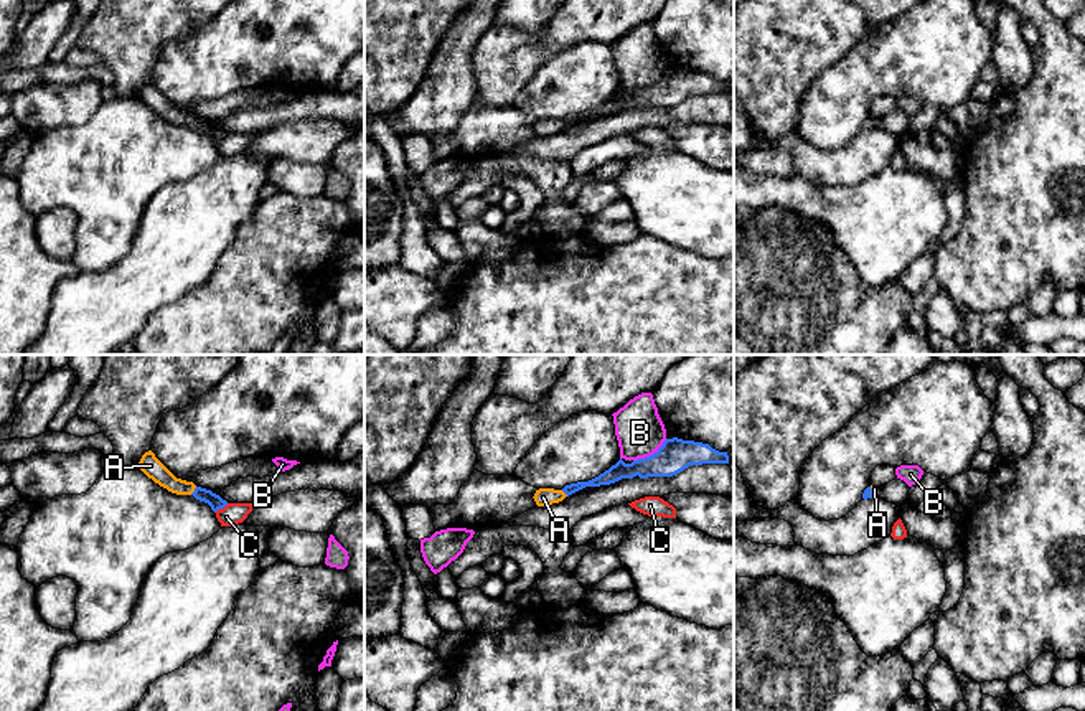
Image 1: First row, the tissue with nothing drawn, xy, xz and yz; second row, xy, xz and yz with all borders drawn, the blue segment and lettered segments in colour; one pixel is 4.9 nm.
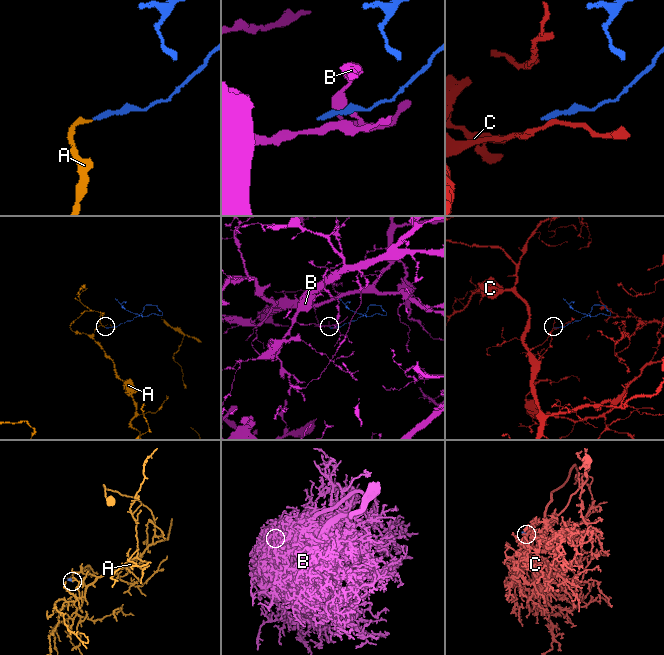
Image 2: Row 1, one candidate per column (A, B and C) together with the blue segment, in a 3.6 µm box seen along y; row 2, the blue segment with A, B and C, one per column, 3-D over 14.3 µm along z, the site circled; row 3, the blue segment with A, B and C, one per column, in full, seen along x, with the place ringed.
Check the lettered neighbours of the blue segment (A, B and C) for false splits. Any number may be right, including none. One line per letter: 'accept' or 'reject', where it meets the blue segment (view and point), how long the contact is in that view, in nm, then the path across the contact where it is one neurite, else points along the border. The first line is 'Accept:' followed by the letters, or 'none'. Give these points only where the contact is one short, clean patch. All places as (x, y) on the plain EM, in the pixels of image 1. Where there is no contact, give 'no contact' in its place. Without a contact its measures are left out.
Accept: A
A: accept; meets blue in xy at (195, 121); contact 50 nm long; runs through xy (213, 131), (195, 121), (173, 116), (150, 96)
B: reject; meets blue in xz at (650, 86); contact 200 nm long; border along xz (666, 70), (652, 84), (634, 91)
C: reject; meets blue in xy at (221, 137); contact 80 nm long; border along xy (228, 134), (215, 142)

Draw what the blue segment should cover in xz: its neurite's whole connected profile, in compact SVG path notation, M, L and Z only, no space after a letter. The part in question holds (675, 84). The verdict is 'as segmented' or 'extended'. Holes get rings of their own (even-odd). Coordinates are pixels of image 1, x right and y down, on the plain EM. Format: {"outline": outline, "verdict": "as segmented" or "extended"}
{"outline": "M673 68L666 69L663 76L650 87L633 91L632 94L625 94L620 89L608 101L589 112L571 114L562 120L539 119L533 129L538 137L549 137L585 117L610 115L622 109L633 109L636 106L640 109L673 107L689 96L702 94L729 94L729 86L727 82L712 79L709 74Z", "verdict": "extended"}

